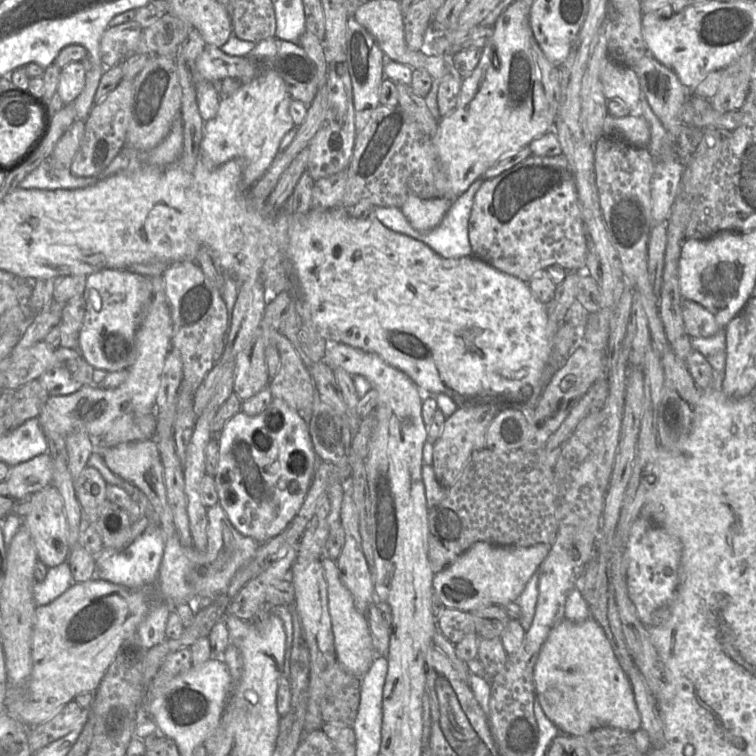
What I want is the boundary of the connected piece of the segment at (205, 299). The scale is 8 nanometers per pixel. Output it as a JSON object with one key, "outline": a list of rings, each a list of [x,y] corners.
{"outline":[[[195,261],[173,263],[161,275],[172,320],[171,347],[180,352],[183,384],[197,390],[214,365],[213,350],[229,327],[229,313],[221,291]]]}

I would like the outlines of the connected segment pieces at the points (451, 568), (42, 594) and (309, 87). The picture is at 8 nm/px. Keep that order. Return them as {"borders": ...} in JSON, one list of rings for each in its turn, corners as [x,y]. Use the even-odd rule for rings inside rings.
{"borders":[[[[474,543],[441,572],[434,574],[433,594],[445,608],[460,611],[515,602],[525,585],[541,565],[551,545],[538,543],[528,547]]],[[[63,562],[48,569],[43,581],[34,581],[33,596],[37,606],[47,605],[61,596],[73,583],[70,567]]],[[[273,37],[259,42],[247,57],[247,69],[244,70],[241,78],[225,78],[219,81],[221,92],[224,95],[229,97],[241,86],[251,82],[253,79],[267,73],[275,73],[283,80],[292,100],[298,100],[307,106],[313,102],[317,92],[315,68],[312,61],[299,45]]]]}

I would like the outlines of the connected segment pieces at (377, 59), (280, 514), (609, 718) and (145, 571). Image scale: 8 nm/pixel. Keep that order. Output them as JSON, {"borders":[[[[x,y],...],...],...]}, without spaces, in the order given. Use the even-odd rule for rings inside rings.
{"borders":[[[[354,16],[347,18],[345,62],[352,85],[357,134],[366,126],[372,112],[380,105],[379,91],[385,75],[383,71],[383,52],[375,38],[357,23]]],[[[274,398],[269,406],[260,414],[248,416],[241,410],[232,416],[223,429],[217,434],[217,443],[219,447],[219,458],[217,470],[214,477],[216,490],[218,493],[218,503],[222,506],[232,525],[243,535],[248,536],[259,542],[265,543],[279,535],[291,522],[300,509],[312,482],[319,459],[312,445],[311,437],[308,431],[308,424],[300,415],[292,409],[285,401]]],[[[590,616],[581,622],[564,618],[553,627],[540,649],[533,679],[536,698],[546,717],[562,733],[584,736],[601,727],[628,732],[641,729],[631,683],[603,628]]],[[[150,523],[148,528],[138,538],[97,566],[95,578],[131,589],[151,589],[156,583],[163,554],[164,535],[161,527],[157,523]]]]}

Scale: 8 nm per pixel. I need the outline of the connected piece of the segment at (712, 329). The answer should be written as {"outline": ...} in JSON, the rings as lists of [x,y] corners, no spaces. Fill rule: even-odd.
{"outline":[[[682,299],[681,303],[683,322],[689,337],[705,338],[721,330],[714,315],[700,304]]]}

